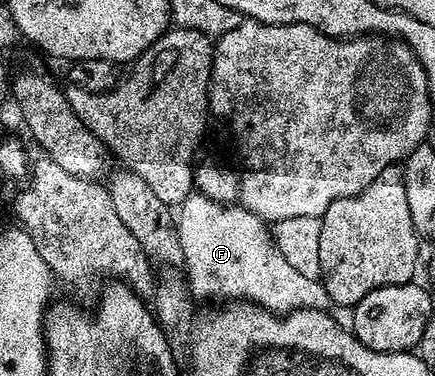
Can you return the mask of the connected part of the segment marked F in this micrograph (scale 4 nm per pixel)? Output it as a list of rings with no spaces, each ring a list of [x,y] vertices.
[[[193,193],[177,208],[179,220],[173,231],[180,241],[182,266],[215,295],[242,297],[264,309],[298,309],[328,302],[322,282],[301,277],[277,249],[268,224],[238,205],[213,201]]]

